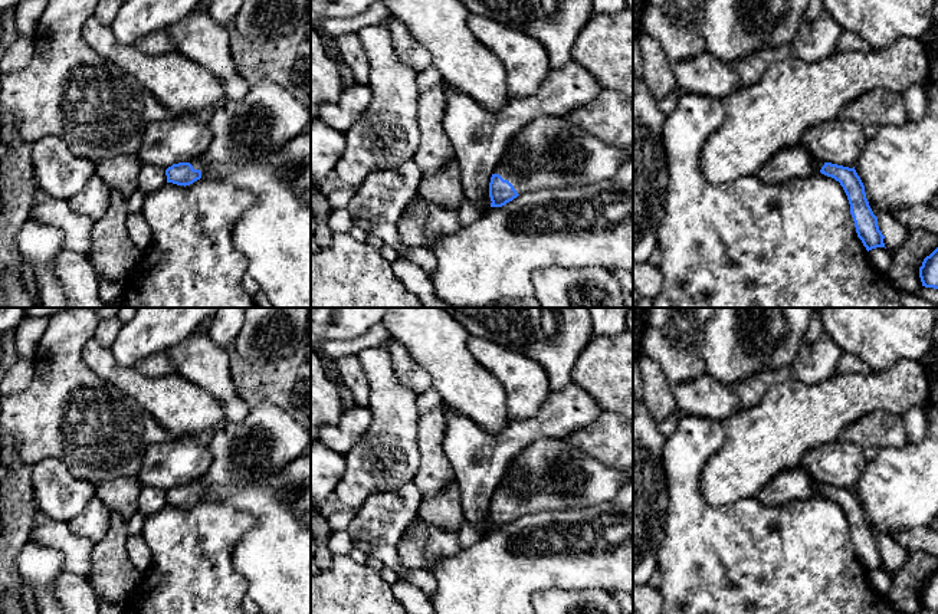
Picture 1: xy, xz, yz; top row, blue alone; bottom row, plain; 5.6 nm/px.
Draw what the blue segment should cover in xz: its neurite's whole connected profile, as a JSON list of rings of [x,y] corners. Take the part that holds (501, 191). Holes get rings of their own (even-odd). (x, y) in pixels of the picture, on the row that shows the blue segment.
[[[538,116],[514,137],[514,145],[518,154],[535,161],[538,168],[532,174],[521,174],[509,165],[508,160],[501,160],[489,183],[491,207],[502,207],[528,191],[575,188],[603,183],[633,157],[633,145],[627,148],[607,145],[567,116]]]

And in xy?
[[[266,76],[252,83],[242,99],[223,99],[207,116],[213,134],[209,148],[188,162],[168,167],[165,170],[167,183],[186,187],[200,180],[207,167],[234,165],[268,158],[279,152],[296,135],[306,131],[306,125],[311,121],[311,112],[293,93]]]

